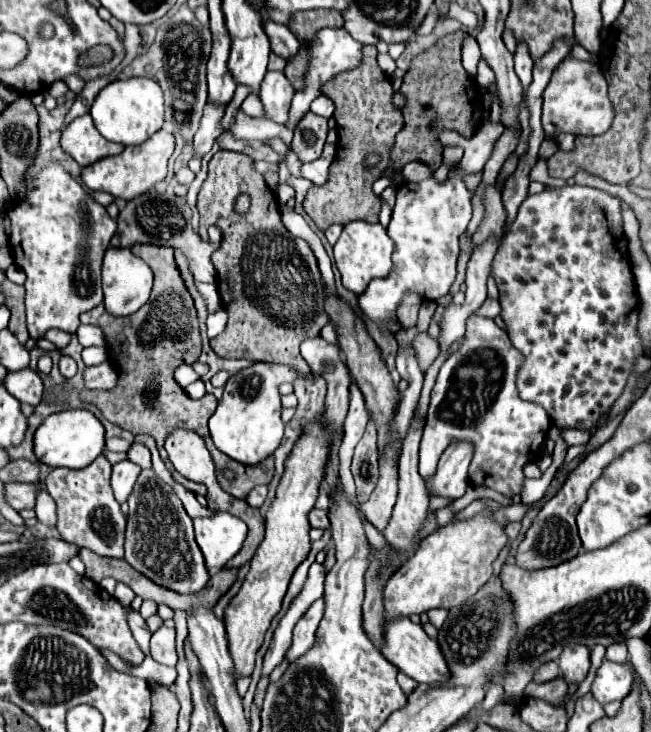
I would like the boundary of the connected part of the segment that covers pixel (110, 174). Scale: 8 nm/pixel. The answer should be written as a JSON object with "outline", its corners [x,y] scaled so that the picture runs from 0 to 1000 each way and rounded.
{"outline":[[[243,178],[233,189],[227,189],[215,199],[194,199],[187,210],[166,213],[166,216],[157,216],[157,219],[132,227],[126,232],[126,246],[138,260],[157,260],[178,270],[203,273],[203,270],[227,262],[230,257],[237,257],[240,249],[255,243],[255,227],[258,227],[258,216],[267,208],[267,199],[270,199],[267,183],[261,183],[255,178]]]}

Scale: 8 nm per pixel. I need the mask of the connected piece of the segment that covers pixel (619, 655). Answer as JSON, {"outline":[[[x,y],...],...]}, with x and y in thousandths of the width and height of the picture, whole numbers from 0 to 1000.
{"outline":[[[937,880],[937,883],[931,885],[931,902],[937,902],[937,904],[955,904],[955,902],[965,902],[962,883],[959,883],[959,880]]]}

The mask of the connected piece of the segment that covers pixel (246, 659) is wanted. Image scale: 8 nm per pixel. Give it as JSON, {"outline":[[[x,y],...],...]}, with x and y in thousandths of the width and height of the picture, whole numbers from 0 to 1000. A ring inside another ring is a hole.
{"outline":[[[495,574],[467,585],[467,596],[455,604],[455,612],[439,628],[439,645],[424,669],[424,683],[418,683],[418,691],[409,702],[406,738],[396,746],[390,762],[384,765],[384,779],[369,809],[353,820],[344,836],[350,888],[359,902],[359,918],[356,918],[359,929],[387,921],[393,891],[406,877],[418,844],[430,836],[433,817],[442,806],[445,790],[476,754],[473,699],[482,694],[482,686],[488,680],[488,667],[498,656],[498,634],[507,615],[504,598],[507,596],[495,582]]]}

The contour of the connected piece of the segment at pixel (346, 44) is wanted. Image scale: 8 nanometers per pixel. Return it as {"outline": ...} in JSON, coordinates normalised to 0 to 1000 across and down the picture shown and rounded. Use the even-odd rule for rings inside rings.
{"outline":[[[498,38],[498,41],[492,41],[488,44],[488,49],[485,49],[485,55],[476,60],[476,93],[473,93],[473,98],[470,98],[470,107],[473,107],[473,117],[467,120],[467,123],[461,123],[461,126],[455,126],[452,128],[452,137],[449,137],[449,145],[445,145],[445,150],[442,150],[442,167],[439,167],[439,172],[442,175],[455,175],[458,172],[458,167],[473,156],[473,148],[476,148],[476,139],[485,134],[485,131],[492,131],[492,117],[501,112],[501,109],[507,109],[507,107],[513,107],[516,101],[522,101],[522,98],[528,98],[528,96],[538,96],[538,93],[547,93],[550,87],[553,87],[553,77],[556,77],[556,60],[550,60],[535,44],[528,44],[528,38],[525,41],[507,41],[507,38]]]}

